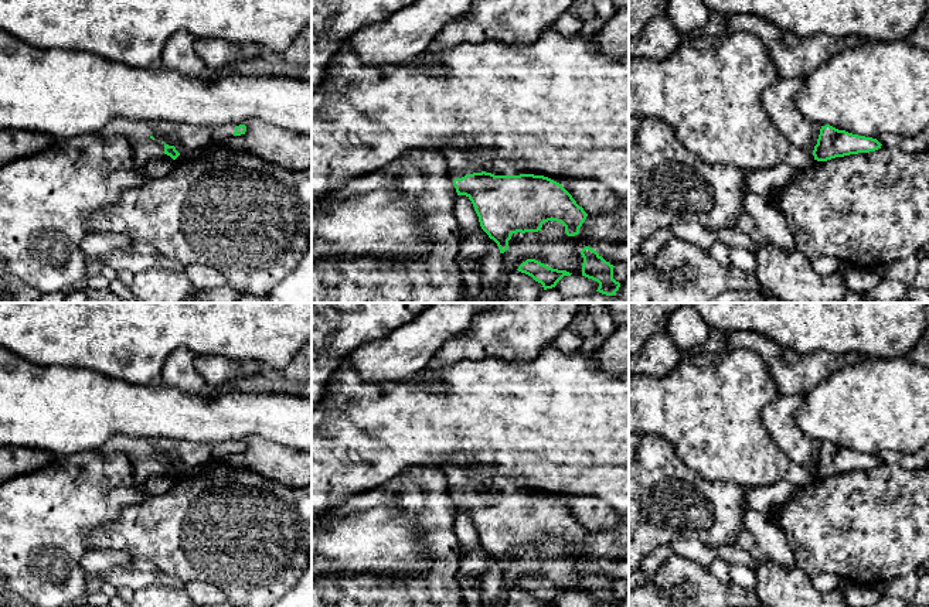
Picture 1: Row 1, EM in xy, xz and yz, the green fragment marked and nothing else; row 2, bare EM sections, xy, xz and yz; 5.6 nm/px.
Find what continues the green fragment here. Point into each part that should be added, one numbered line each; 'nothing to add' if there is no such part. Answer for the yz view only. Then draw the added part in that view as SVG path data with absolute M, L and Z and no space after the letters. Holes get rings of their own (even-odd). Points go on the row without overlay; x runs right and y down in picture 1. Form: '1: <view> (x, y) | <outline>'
1: yz (778, 418) | M780 393L762 409L760 417L776 446L796 464L813 470L821 443L799 430L794 416L803 400L802 395Z

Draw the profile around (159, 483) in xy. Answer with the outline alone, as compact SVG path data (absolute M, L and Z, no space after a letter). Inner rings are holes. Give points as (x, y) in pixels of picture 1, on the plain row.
M161 470L147 477L144 482L144 490L147 495L160 495L160 494L167 492L174 484L174 481L176 481L176 477Z

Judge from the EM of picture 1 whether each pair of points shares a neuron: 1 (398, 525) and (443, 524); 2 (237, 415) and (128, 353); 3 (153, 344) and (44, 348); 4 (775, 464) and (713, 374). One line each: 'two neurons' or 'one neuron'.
1: two neurons
2: two neurons
3: one neuron
4: one neuron

